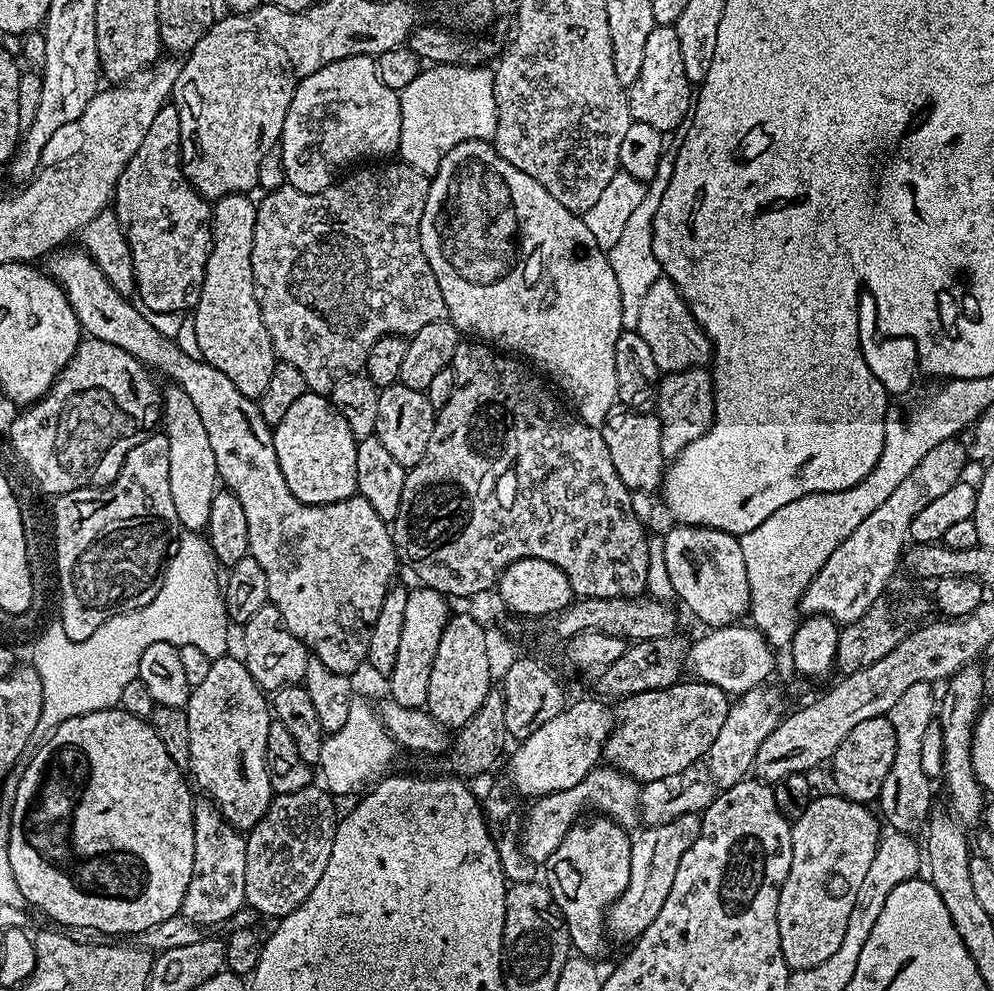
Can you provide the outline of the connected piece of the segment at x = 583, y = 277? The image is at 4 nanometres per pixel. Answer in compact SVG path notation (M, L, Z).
M467 140L444 155L428 185L426 210L420 223L420 241L430 268L434 270L434 278L438 278L438 290L442 290L442 298L448 307L447 319L451 320L461 334L473 332L476 335L473 337L531 362L565 397L618 397L618 374L614 374L614 346L625 329L622 326L622 298L618 294L618 278L614 278L607 251L599 248L594 235L587 229L583 215L566 210L566 206L562 206L562 202L558 202L558 198L554 198L554 194L550 194L546 186L534 182L530 174L522 174L518 166L510 166L510 162L506 162L506 158L496 153L495 147L489 141Z

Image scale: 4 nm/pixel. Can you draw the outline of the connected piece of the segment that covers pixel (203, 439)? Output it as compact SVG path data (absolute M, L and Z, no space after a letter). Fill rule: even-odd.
M168 386L162 392L162 431L170 442L170 494L178 498L184 496L204 496L211 498L218 490L218 477L214 450L210 450L210 438L206 426L202 426L202 414L198 414L194 402L190 402L186 390Z

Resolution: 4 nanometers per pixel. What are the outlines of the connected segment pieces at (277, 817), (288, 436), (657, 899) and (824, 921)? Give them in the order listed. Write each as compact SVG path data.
M309 786L294 790L294 794L273 795L266 814L255 821L256 824L246 836L246 882L244 883L244 903L250 909L264 916L279 918L290 914L318 886L326 862L330 862L330 850L334 850L334 834L338 823L337 801L331 792L320 786Z
M306 391L298 402L290 405L290 410L282 417L282 422L274 426L272 434L274 454L278 454L278 466L282 470L282 478L290 486L290 492L303 504L333 504L357 495L356 490L356 436L346 426L346 418L338 414L331 399L318 392Z
M695 811L674 818L674 822L666 822L662 826L645 827L644 832L635 833L630 854L630 882L608 910L606 932L616 940L634 942L658 918L658 910L666 902L666 894L670 894L670 886L674 886L674 874L678 874L678 862L682 862L682 854L694 846L700 836L701 817Z
M839 794L831 795L817 795L811 799L802 818L798 818L792 824L790 874L786 874L786 882L782 886L780 897L778 898L778 938L782 946L784 961L787 962L789 969L792 970L818 966L818 962L826 962L826 958L830 958L830 954L834 954L834 950L838 950L838 946L842 946L842 938L846 935L846 926L850 922L850 910L854 910L854 898L858 898L858 886L862 886L862 878L866 878L866 870L870 870L870 862L874 862L874 854L877 846L880 844L882 829L880 829L881 821L878 819L877 813L867 804L859 804L853 800L847 800L845 796Z

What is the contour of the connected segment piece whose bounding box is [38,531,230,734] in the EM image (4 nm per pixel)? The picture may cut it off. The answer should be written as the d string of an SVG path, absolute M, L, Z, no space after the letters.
M186 532L175 541L174 551L169 555L160 577L158 594L154 594L146 607L118 614L102 622L102 626L98 626L98 630L94 630L94 634L90 634L90 638L82 642L75 644L72 640L64 640L57 643L51 654L38 661L38 671L42 678L42 714L39 726L41 733L51 734L58 726L62 726L62 722L75 716L117 707L122 698L122 690L139 677L140 659L146 646L154 646L154 642L198 646L198 650L202 650L202 654L206 654L212 661L229 651L230 621L228 611L224 608L222 576L221 573L220 576L216 573L216 555L201 533L199 536L196 532Z

